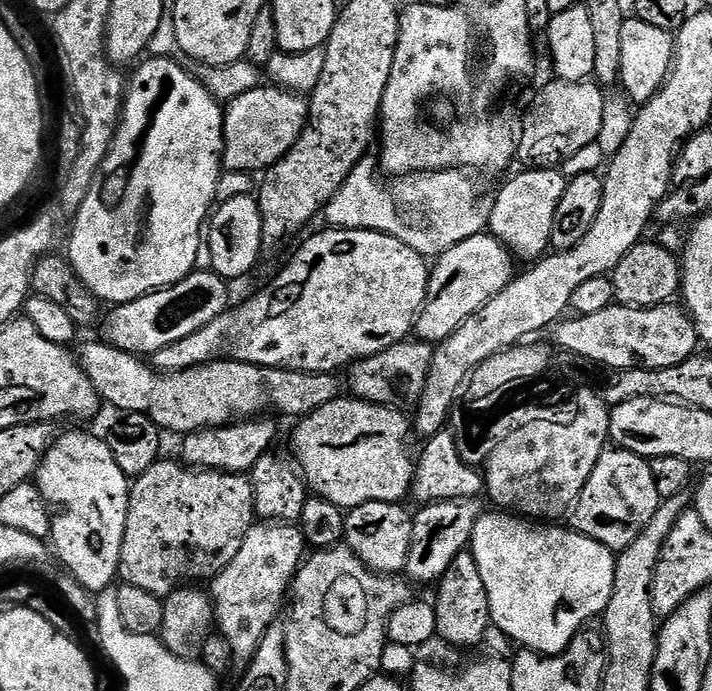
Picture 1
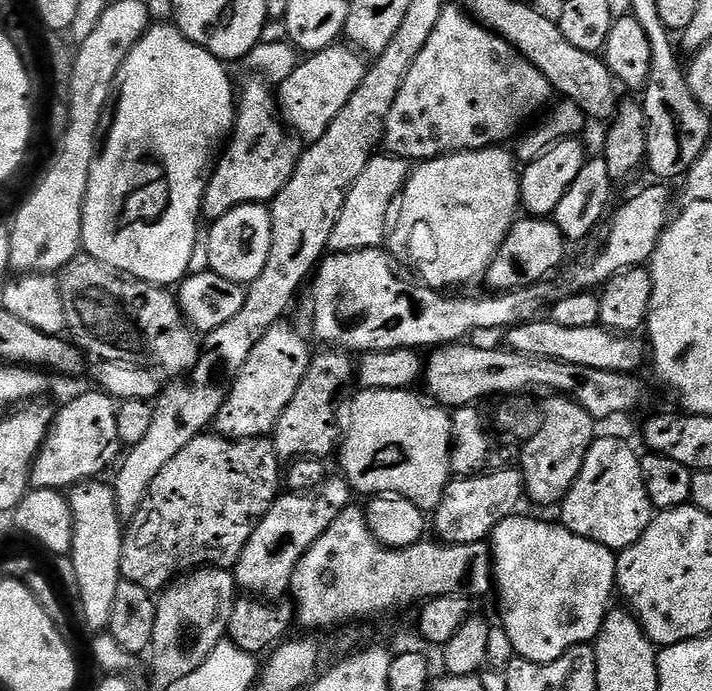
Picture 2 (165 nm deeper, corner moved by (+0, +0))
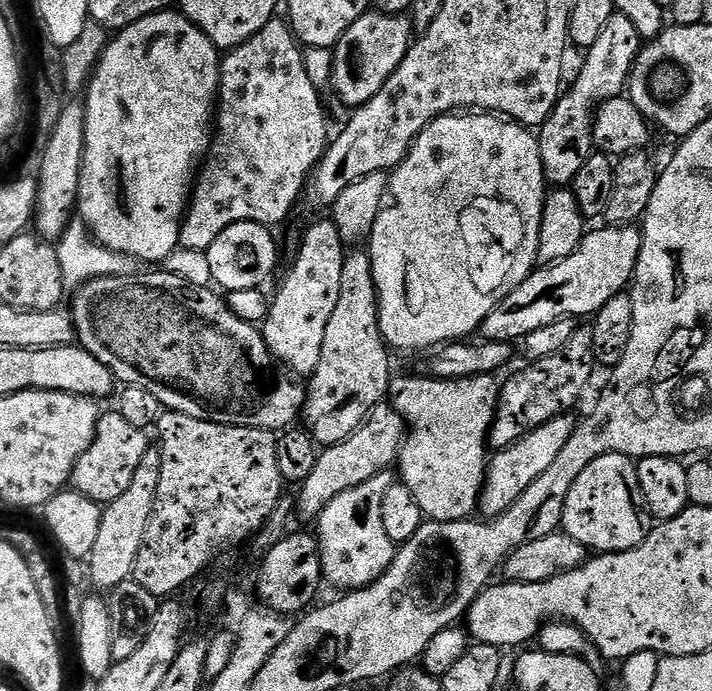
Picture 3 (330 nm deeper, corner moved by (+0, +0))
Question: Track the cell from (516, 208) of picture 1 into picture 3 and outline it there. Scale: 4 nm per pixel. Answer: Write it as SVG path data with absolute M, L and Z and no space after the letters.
M617 12L606 22L602 34L594 41L594 46L586 49L588 56L572 89L561 95L559 104L554 106L550 118L538 129L540 141L540 158L545 181L552 186L571 185L573 178L582 170L582 162L593 154L591 147L580 148L580 112L595 113L597 107L610 98L625 95L628 79L632 73L634 62L638 58L642 41L638 30L634 30L634 22L626 18L626 14Z

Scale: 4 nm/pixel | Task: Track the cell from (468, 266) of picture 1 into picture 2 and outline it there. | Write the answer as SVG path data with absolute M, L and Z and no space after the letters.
M539 216L517 219L494 262L490 262L486 277L486 283L492 287L489 289L496 294L517 292L520 288L547 281L565 263L564 247L566 241L562 230L558 230L555 219Z

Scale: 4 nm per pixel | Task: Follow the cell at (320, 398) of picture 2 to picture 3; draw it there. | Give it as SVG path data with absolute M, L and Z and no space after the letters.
M349 251L342 266L342 287L338 289L338 302L326 325L326 335L322 342L322 358L306 384L302 424L317 445L329 448L346 442L364 424L364 419L376 409L376 405L387 397L388 386L394 379L392 364L388 361L390 349L384 343L380 332L380 299L376 293L376 283L372 273L372 257L367 251Z

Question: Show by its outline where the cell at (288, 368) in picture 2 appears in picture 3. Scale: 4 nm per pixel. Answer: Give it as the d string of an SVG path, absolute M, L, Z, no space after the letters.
M324 218L317 224L310 225L304 241L300 244L300 249L296 252L296 261L293 262L292 269L285 274L284 281L281 282L280 289L276 292L276 297L274 295L271 297L268 317L264 319L262 325L264 341L269 352L272 353L273 361L280 363L281 360L289 368L287 369L289 373L297 372L297 374L292 373L297 377L311 377L312 371L318 366L318 358L322 358L322 342L326 335L326 325L334 315L338 302L338 289L342 287L342 266L345 255L344 239L338 234L338 226L331 218Z

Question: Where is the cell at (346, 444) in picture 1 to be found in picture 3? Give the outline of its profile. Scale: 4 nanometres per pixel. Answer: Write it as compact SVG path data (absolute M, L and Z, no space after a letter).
M425 374L425 376L397 375L388 386L387 399L406 425L406 435L401 443L398 457L398 468L400 466L399 479L408 487L410 494L414 494L418 506L424 511L424 515L429 521L454 522L455 520L466 520L477 511L480 502L480 491L484 485L484 473L488 471L490 463L488 431L492 428L492 420L496 417L496 401L500 398L501 381L496 379L497 377L492 374L486 376L467 376L461 380L438 380L428 374Z

